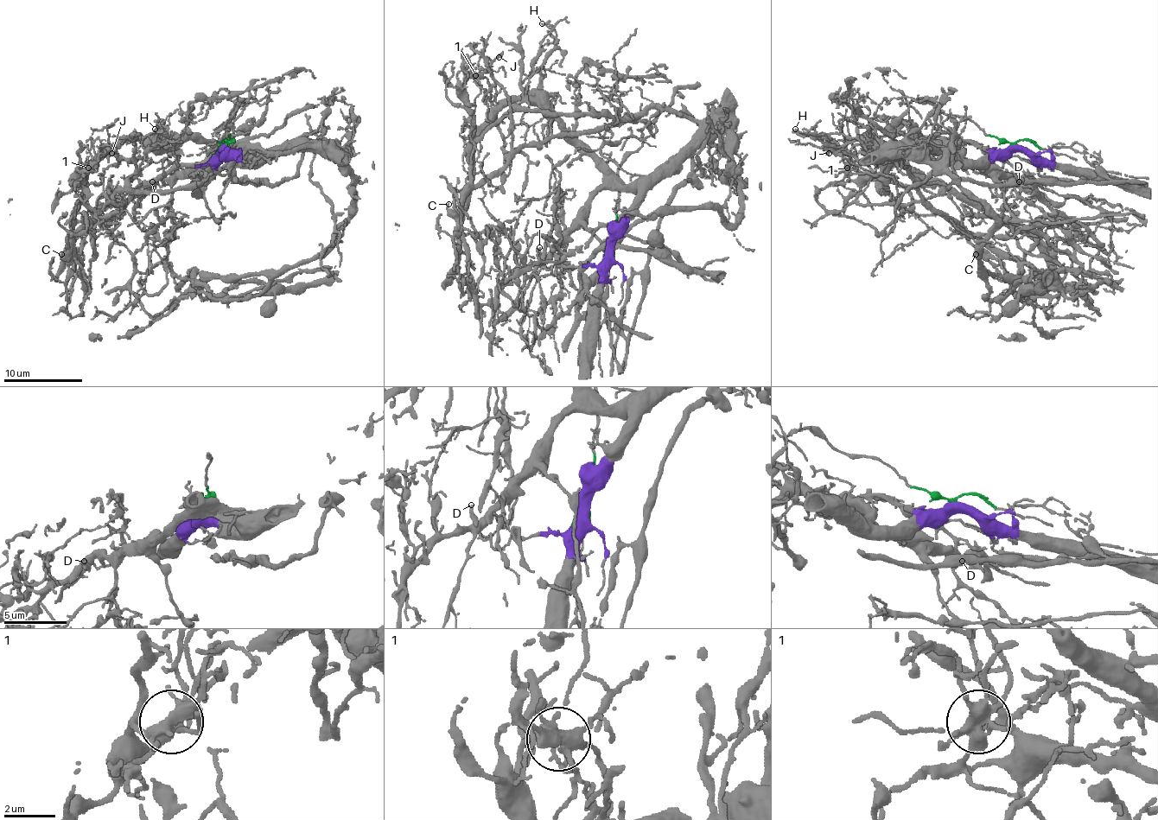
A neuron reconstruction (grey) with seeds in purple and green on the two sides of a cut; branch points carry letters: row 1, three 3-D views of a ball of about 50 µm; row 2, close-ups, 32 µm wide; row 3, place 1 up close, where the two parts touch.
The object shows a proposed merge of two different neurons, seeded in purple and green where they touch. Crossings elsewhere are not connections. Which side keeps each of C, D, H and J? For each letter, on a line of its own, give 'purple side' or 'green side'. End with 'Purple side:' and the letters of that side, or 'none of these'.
C: purple side
D: purple side
H: purple side
J: purple side
Purple side: C, D, H, J

